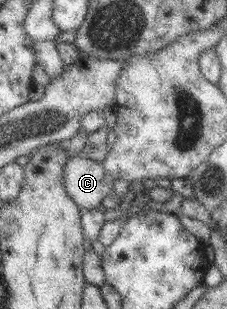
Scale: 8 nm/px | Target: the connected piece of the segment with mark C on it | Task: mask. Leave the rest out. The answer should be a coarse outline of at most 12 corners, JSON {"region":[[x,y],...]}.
{"region":[[80,154],[64,165],[64,188],[80,209],[114,195],[103,163]]}

